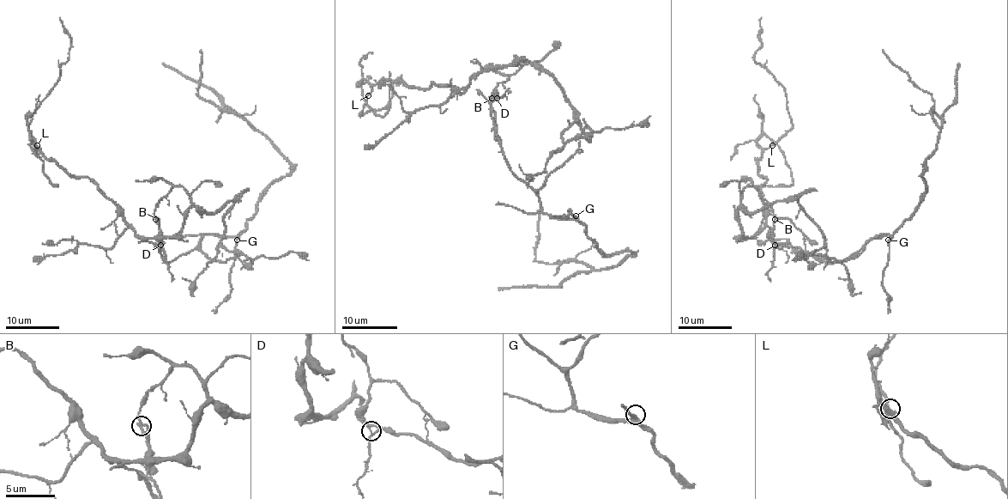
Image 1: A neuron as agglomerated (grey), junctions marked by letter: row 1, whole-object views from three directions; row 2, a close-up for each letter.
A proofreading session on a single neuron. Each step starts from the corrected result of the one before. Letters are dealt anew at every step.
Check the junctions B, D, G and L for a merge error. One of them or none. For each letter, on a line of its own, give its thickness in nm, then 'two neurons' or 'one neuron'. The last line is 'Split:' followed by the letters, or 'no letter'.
B: 190 nm thick; one neuron
D: 130 nm thick; two neurons
G: 220 nm thick; one neuron
L: 140 nm thick; one neuron
Split: D

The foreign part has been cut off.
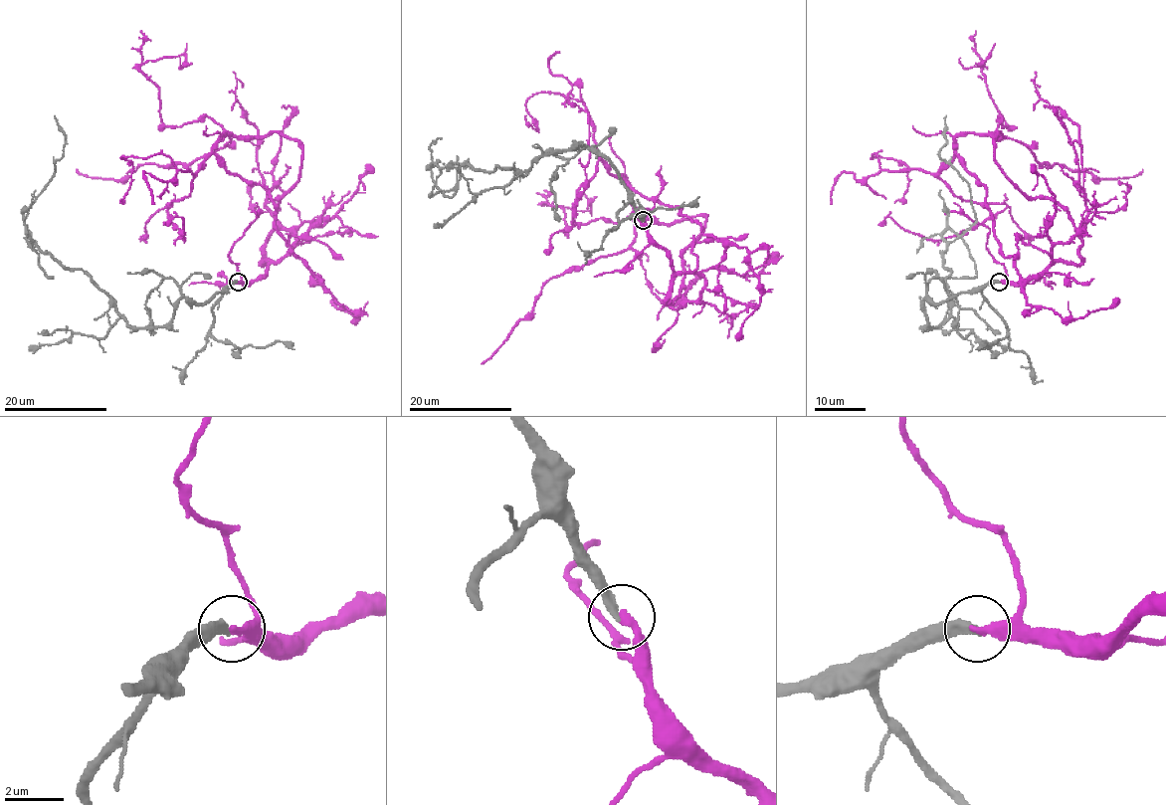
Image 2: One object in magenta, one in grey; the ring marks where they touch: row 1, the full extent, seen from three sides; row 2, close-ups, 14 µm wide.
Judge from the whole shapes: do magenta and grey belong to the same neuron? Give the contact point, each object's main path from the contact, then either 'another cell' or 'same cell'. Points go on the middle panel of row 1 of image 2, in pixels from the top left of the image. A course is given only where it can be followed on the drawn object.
place (643, 220); course magenta (643, 220), (673, 268), (666, 303), (707, 216), (656, 224), (619, 176), (744, 247), (761, 299), (738, 340); course grey (642, 220), (616, 168), (588, 146), (542, 153), (526, 171), (448, 164), (430, 197), (471, 167), (459, 167); same cell

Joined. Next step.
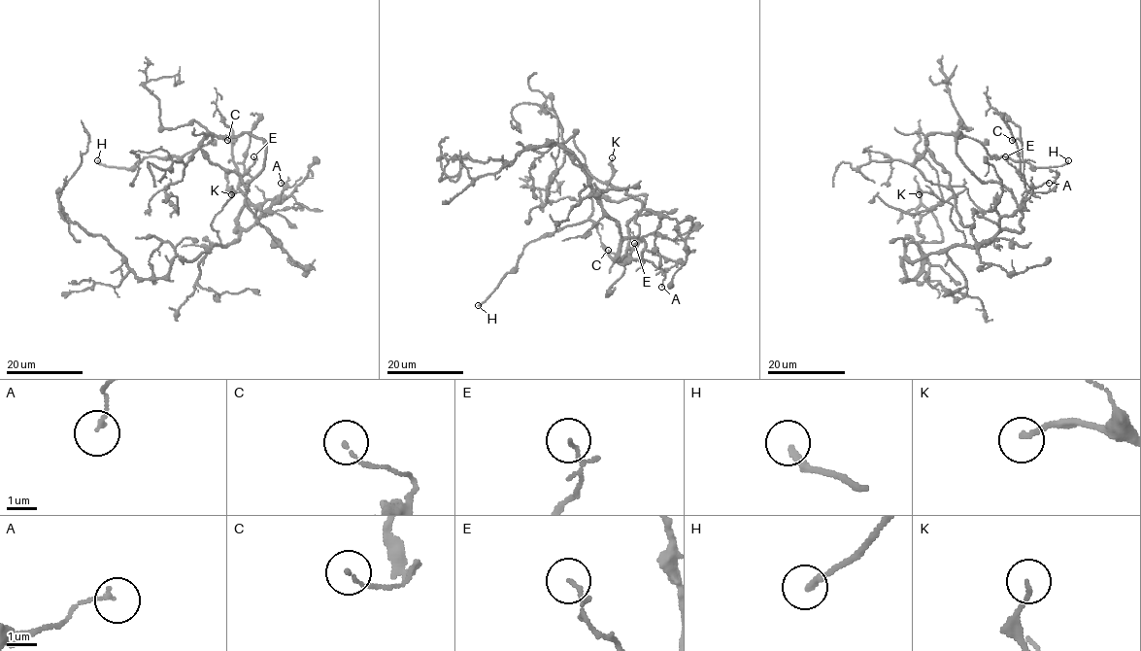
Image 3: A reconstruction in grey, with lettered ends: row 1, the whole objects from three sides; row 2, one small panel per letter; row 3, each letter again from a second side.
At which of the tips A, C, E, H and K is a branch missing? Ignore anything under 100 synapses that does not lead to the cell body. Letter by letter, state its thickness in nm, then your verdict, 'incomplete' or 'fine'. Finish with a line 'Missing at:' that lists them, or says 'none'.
A: calibre 120 nm; fine
C: calibre 110 nm; fine
E: calibre 70 nm; fine
H: calibre 200 nm; fine
K: calibre 140 nm; fine
Missing at: none

